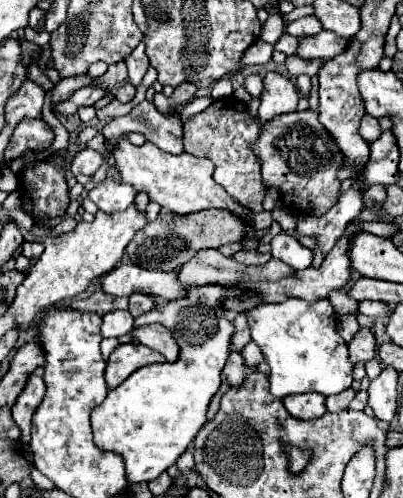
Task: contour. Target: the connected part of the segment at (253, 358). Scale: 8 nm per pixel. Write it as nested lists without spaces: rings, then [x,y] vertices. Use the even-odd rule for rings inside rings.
[[[254,341],[249,342],[242,349],[241,355],[249,367],[258,365],[264,360],[264,356],[259,346]]]

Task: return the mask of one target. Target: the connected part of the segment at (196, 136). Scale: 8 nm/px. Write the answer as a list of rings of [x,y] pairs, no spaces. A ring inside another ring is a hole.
[[[228,96],[214,100],[204,112],[192,116],[184,124],[184,152],[202,156],[214,162],[214,180],[226,188],[226,192],[236,198],[250,212],[262,212],[262,200],[268,192],[260,172],[260,160],[252,150],[252,144],[260,136],[260,128],[250,116],[246,104],[238,98]]]

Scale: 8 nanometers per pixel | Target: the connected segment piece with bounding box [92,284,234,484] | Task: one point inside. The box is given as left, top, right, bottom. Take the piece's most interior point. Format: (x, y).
(150, 419)

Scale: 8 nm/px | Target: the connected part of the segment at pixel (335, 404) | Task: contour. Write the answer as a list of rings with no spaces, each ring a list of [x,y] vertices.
[[[348,388],[348,390],[340,392],[340,394],[328,396],[328,398],[326,398],[326,408],[328,408],[328,412],[342,412],[342,410],[346,410],[348,404],[350,404],[350,400],[354,398],[354,394],[356,394],[356,392],[354,392],[352,388]]]

